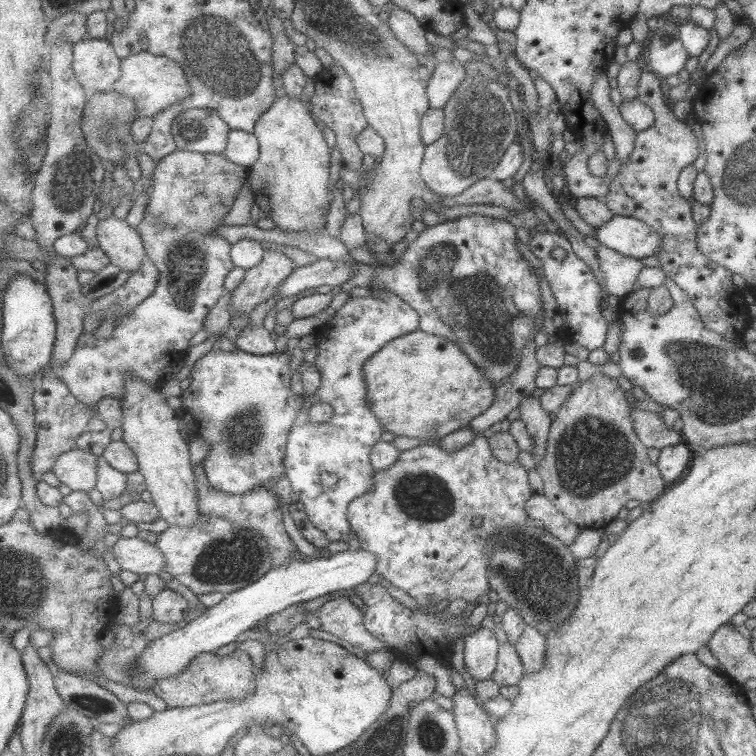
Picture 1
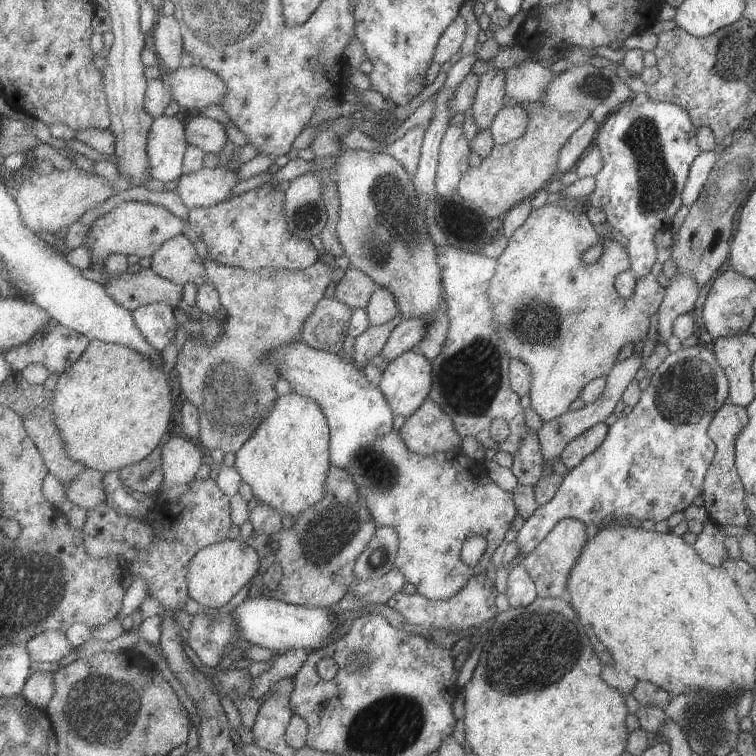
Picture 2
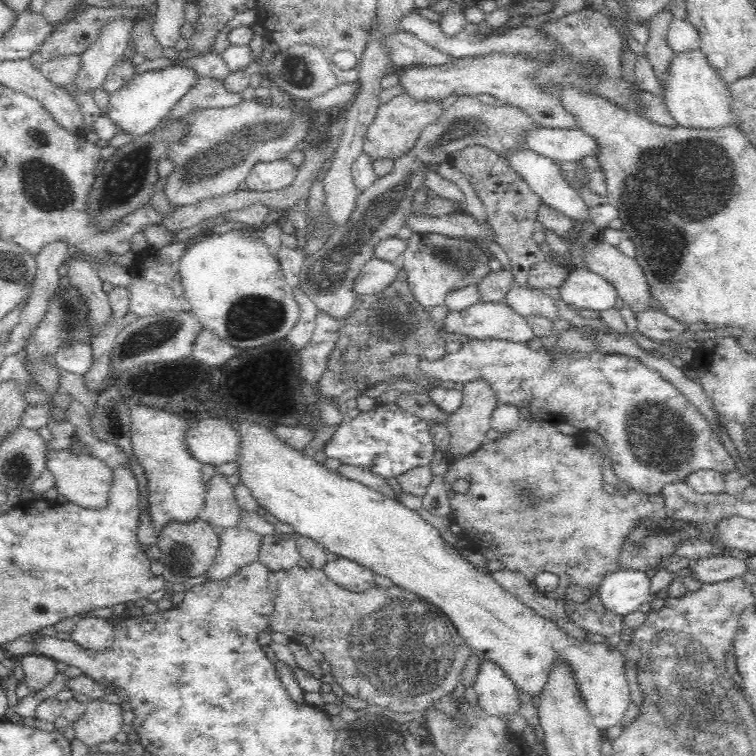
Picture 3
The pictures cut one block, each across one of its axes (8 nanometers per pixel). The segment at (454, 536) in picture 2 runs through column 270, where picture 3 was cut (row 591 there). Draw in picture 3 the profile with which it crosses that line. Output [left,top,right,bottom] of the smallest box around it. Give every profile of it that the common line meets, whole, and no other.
[321,556,375,592]

